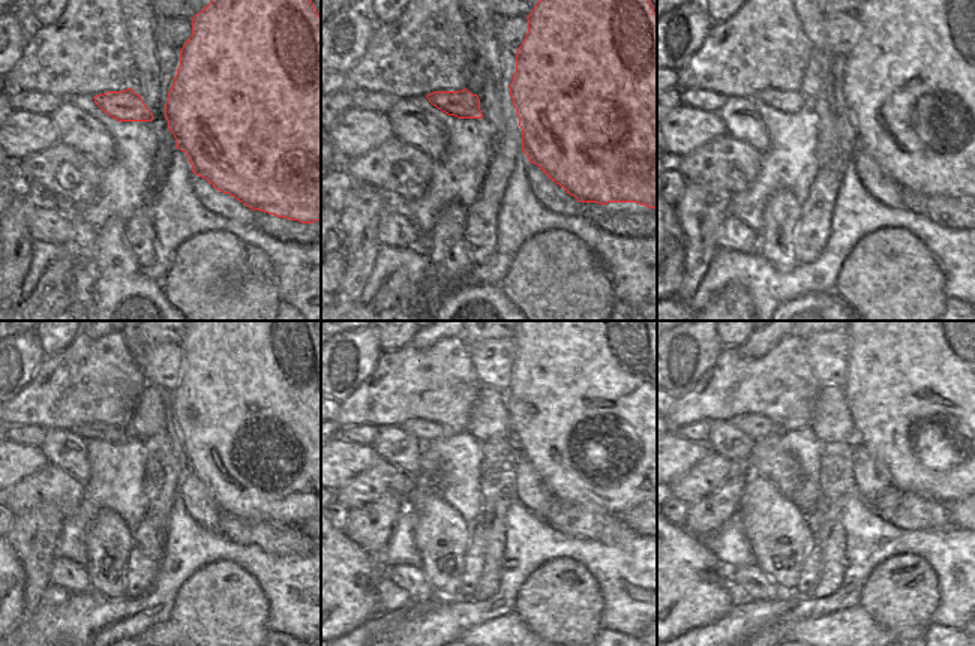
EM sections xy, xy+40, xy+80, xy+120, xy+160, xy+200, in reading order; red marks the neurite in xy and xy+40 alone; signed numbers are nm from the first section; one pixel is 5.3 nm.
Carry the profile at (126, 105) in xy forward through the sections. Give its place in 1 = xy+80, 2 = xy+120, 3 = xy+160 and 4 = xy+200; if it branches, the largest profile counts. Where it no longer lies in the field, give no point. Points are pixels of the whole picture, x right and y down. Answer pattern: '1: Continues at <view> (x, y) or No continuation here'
1: Continues at xy+80 (789, 102)
2: Continues at xy+120 (110, 433)
3: Continues at xy+160 (423, 432)
4: Continues at xy+200 (759, 430).

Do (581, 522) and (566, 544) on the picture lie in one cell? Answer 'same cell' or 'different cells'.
different cells

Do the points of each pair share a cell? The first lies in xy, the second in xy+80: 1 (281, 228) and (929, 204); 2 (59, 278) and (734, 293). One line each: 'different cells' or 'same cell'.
1: same cell
2: same cell

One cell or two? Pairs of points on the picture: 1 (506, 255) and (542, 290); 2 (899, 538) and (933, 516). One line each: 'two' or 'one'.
1: two
2: two

